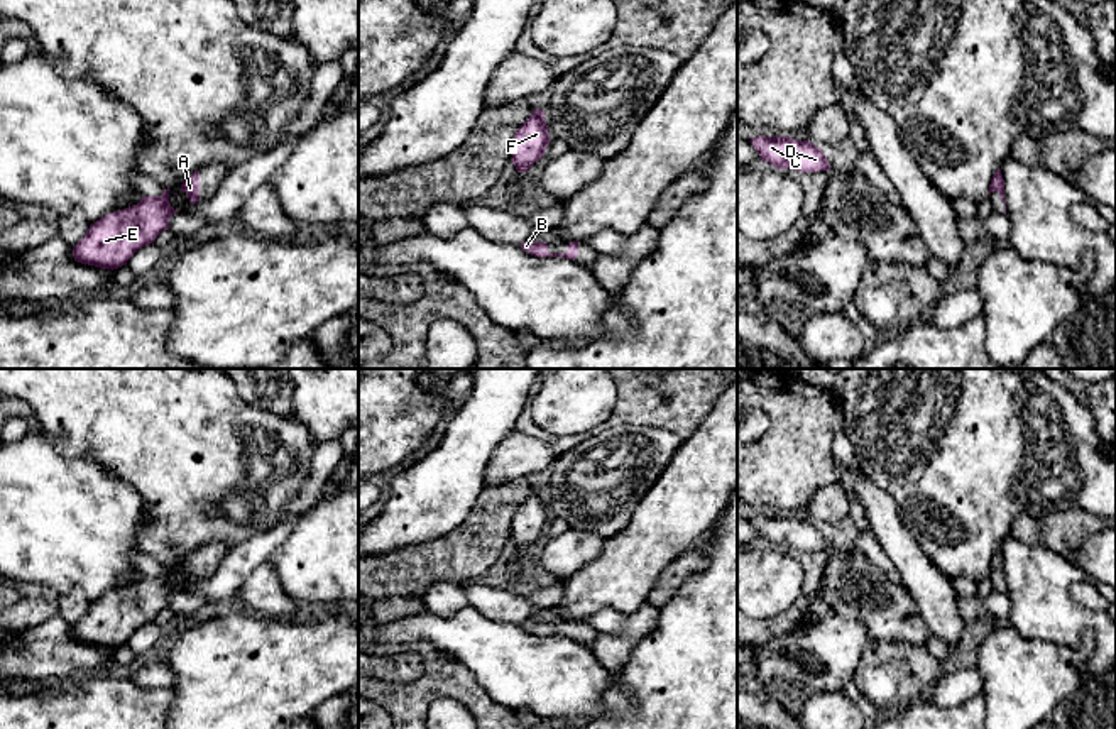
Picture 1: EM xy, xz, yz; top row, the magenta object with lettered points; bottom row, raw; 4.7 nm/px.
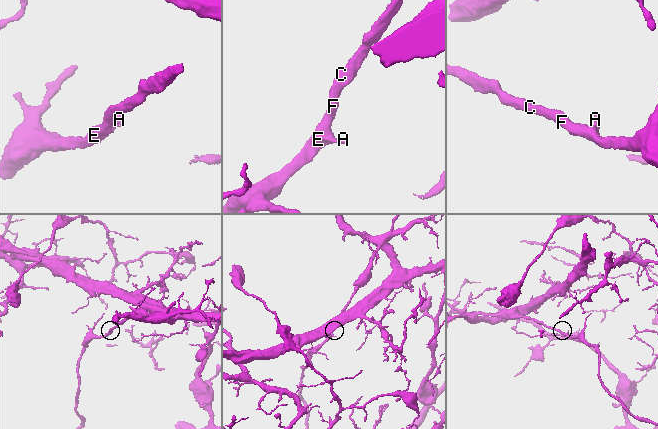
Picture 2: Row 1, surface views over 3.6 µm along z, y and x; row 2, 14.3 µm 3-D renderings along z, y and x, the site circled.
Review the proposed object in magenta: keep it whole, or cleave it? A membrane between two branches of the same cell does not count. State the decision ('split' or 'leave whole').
leave whole

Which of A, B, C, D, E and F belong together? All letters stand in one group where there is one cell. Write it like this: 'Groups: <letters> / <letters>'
Groups: A B C D E F

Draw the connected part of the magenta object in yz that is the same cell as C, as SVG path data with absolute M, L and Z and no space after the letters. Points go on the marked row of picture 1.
M759 135L749 142L758 151L761 161L766 161L778 169L790 167L800 173L830 171L825 154L810 140Z

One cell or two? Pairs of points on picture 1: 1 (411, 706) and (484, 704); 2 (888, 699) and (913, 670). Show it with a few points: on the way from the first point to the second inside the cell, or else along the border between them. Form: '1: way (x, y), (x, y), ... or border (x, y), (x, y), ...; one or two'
1: way (430, 689), (465, 689); one
2: way (890, 692), (907, 675); one

